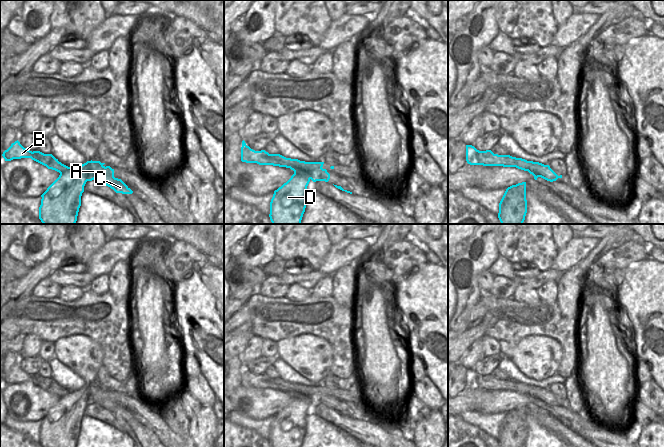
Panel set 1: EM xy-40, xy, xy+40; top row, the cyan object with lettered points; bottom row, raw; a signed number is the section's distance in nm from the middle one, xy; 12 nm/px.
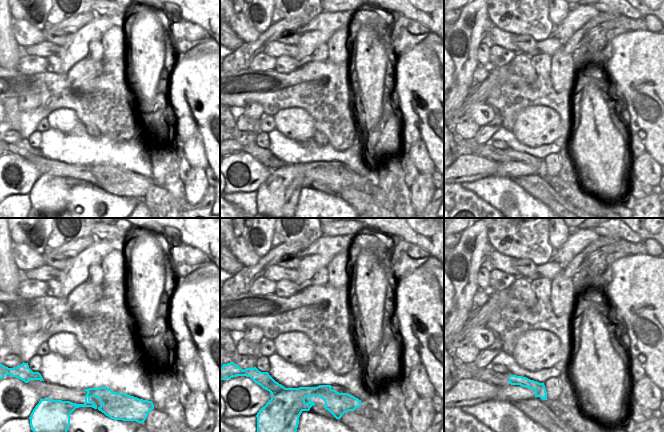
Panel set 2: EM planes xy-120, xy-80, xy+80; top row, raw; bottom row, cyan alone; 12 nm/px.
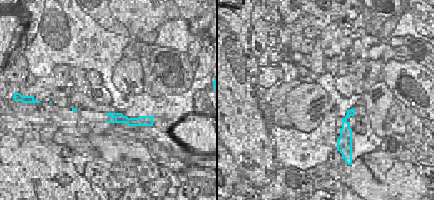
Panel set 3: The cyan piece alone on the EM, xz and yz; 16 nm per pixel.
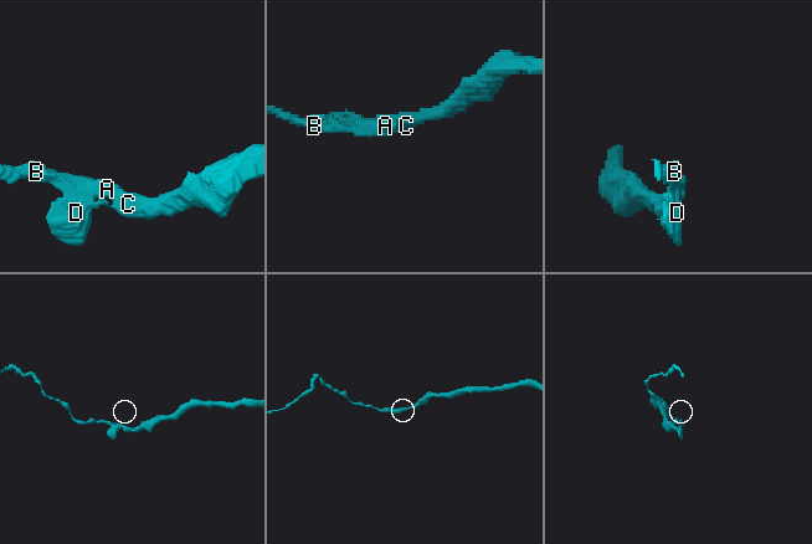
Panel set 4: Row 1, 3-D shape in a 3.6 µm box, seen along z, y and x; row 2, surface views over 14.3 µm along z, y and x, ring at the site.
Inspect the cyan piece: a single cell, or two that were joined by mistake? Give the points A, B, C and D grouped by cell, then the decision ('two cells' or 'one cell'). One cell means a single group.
A C D / B; two cells

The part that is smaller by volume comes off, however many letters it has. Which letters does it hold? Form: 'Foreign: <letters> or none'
Foreign: B

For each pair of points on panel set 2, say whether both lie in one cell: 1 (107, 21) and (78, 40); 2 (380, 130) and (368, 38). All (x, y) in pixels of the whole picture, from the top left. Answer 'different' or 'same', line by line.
1: same
2: same

